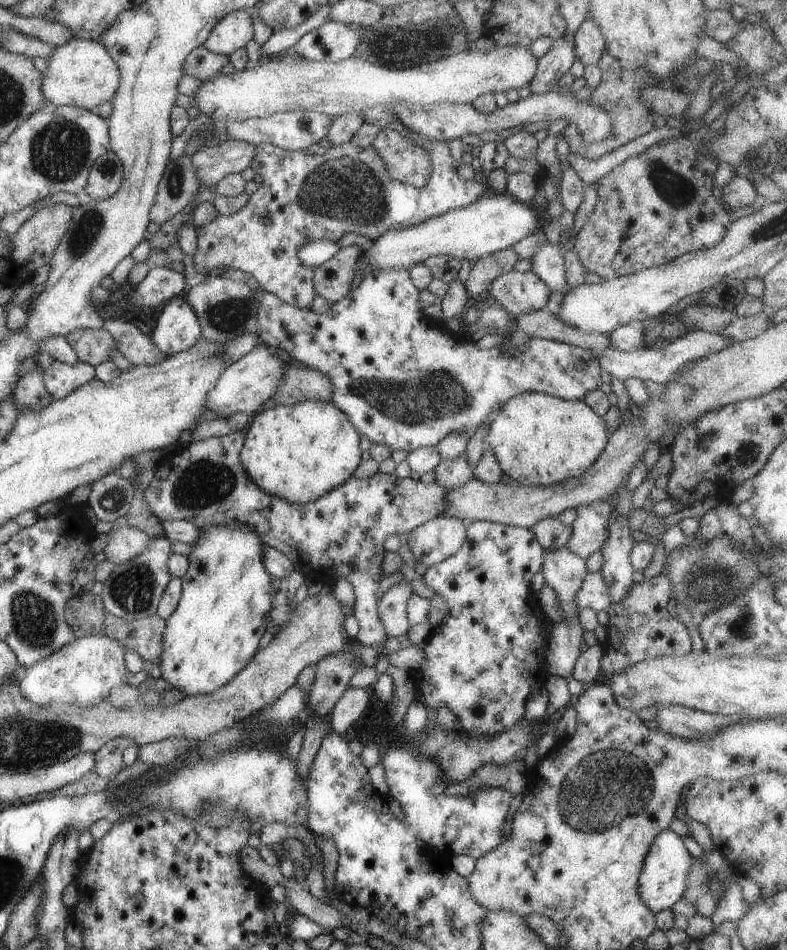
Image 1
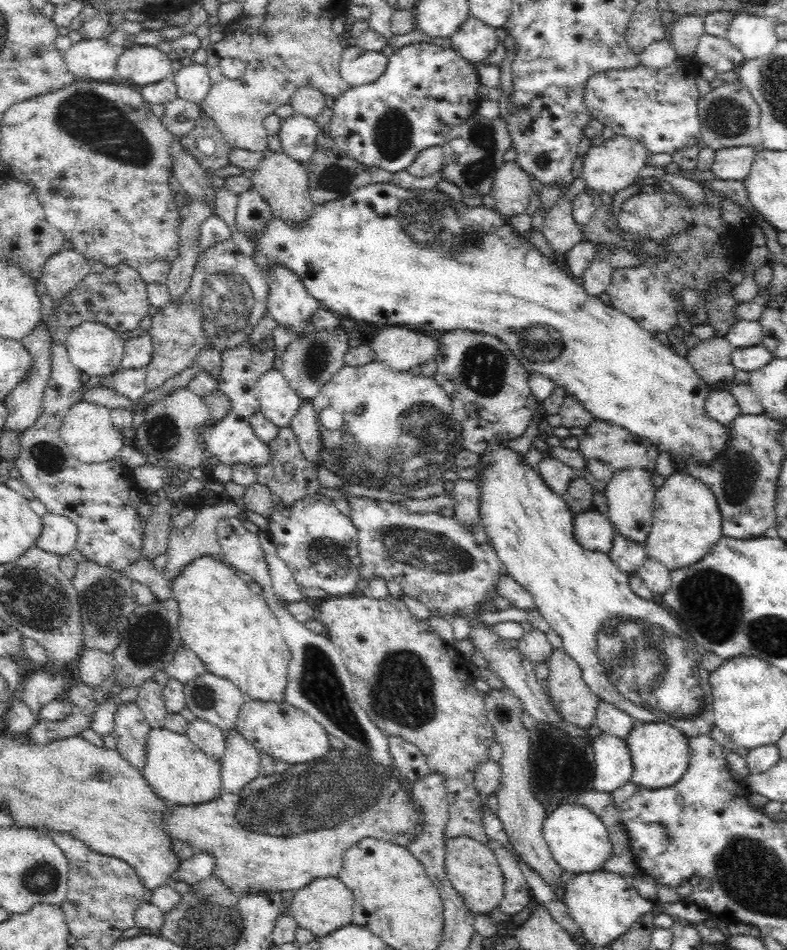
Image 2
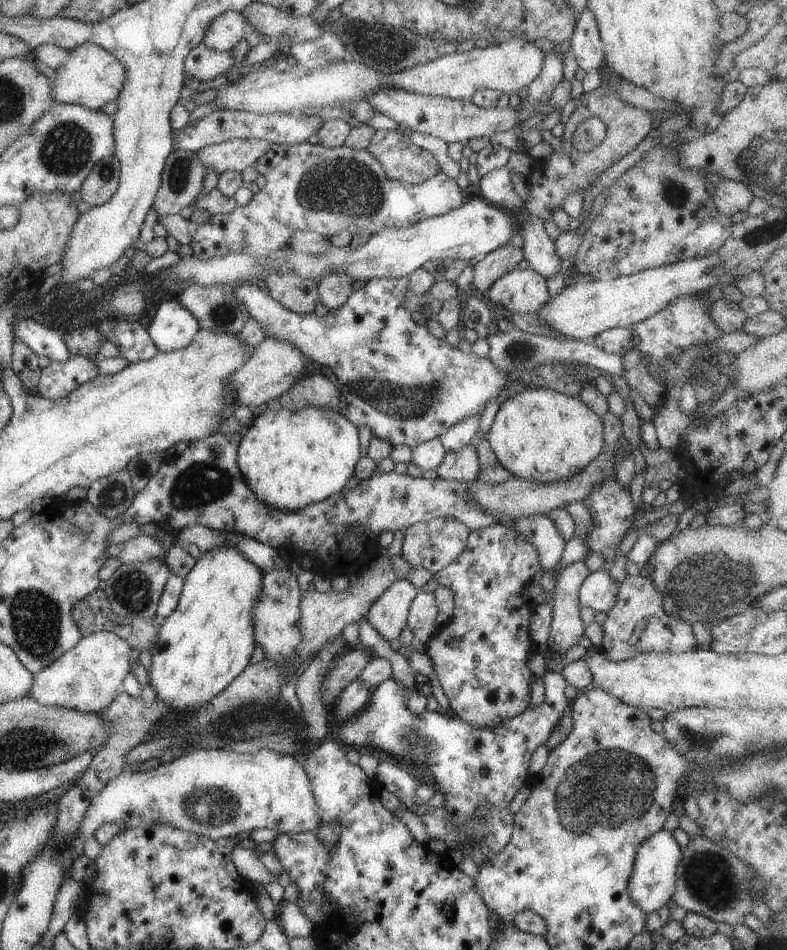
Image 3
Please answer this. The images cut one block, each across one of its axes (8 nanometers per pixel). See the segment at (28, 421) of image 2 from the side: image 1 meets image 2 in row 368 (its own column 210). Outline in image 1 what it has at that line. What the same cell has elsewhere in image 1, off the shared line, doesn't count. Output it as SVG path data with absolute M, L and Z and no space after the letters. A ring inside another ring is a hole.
M229 11L211 27L203 44L212 53L227 57L234 50L243 47L248 40L251 41L252 34L251 11Z

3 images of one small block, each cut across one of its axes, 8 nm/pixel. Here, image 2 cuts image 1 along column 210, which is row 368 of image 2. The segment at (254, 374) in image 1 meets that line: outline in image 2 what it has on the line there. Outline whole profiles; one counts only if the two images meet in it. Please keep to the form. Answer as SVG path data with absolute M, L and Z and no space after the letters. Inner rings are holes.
M404 327L380 329L366 340L374 351L374 360L395 373L427 364L438 348L438 340Z

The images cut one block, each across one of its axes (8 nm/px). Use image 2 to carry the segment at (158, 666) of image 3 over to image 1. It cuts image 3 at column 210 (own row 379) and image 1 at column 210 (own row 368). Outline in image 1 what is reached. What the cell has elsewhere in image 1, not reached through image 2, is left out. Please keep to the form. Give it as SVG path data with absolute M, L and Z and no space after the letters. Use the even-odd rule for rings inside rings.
M246 525L203 527L200 538L191 546L193 550L187 556L189 568L180 578L182 589L178 603L164 623L158 664L160 676L169 684L169 690L180 691L183 697L212 693L249 662L257 651L259 638L266 631L266 614L272 599L272 577L268 576L262 563L265 545Z

